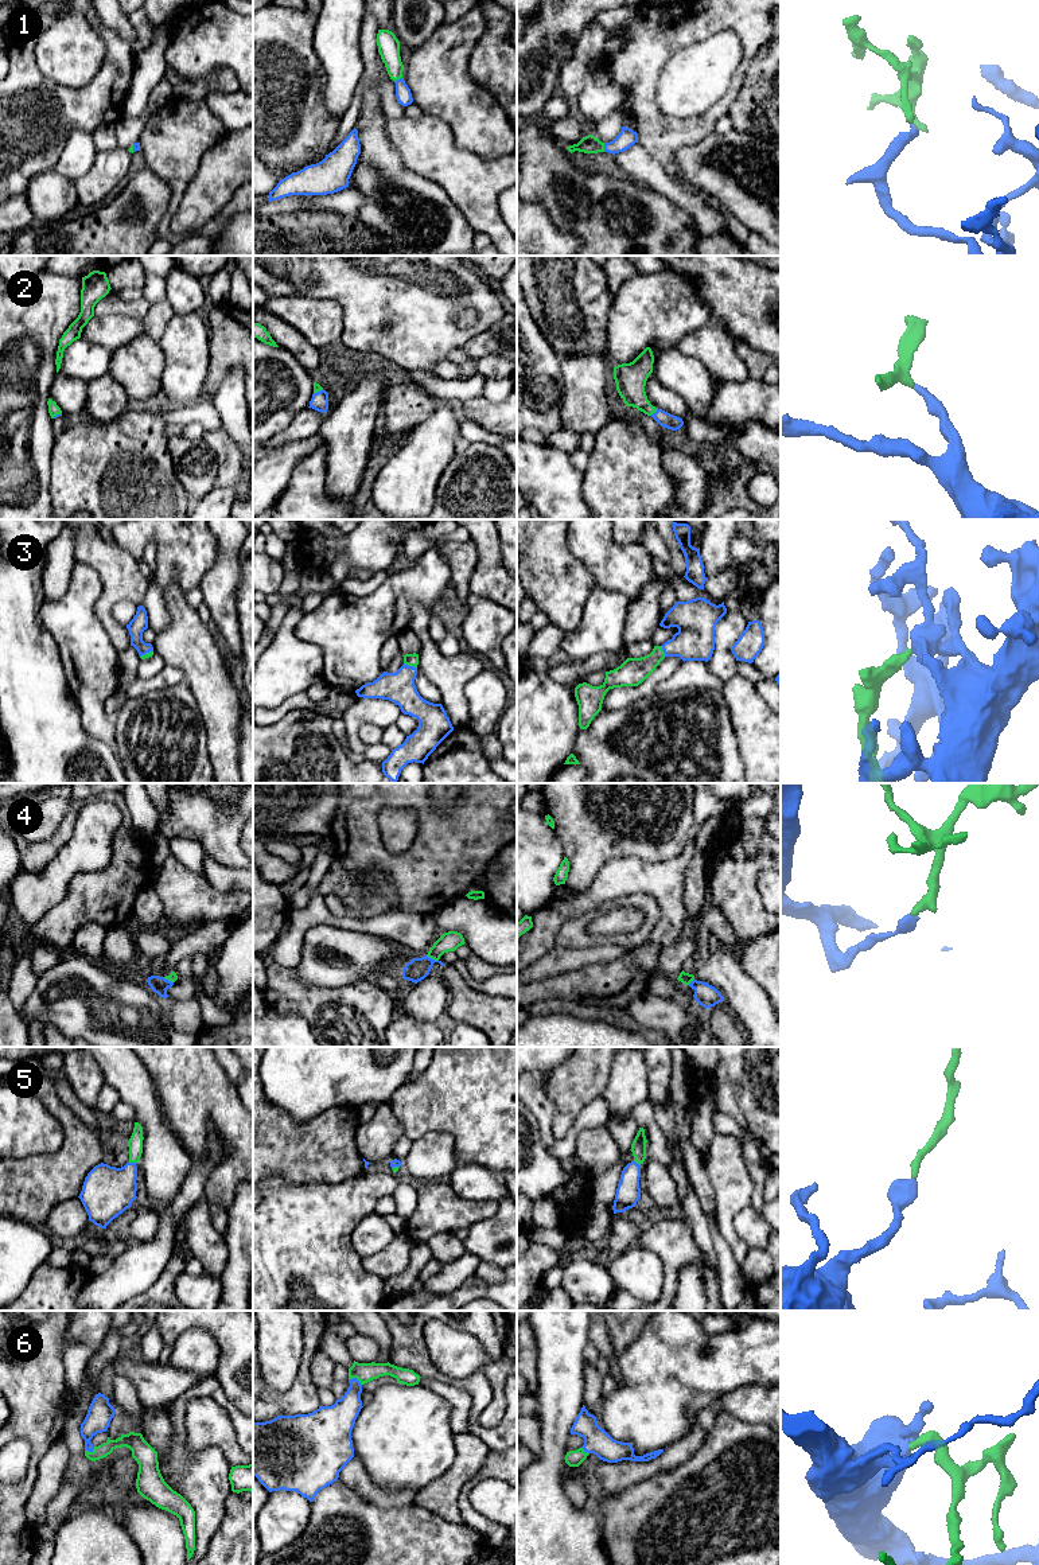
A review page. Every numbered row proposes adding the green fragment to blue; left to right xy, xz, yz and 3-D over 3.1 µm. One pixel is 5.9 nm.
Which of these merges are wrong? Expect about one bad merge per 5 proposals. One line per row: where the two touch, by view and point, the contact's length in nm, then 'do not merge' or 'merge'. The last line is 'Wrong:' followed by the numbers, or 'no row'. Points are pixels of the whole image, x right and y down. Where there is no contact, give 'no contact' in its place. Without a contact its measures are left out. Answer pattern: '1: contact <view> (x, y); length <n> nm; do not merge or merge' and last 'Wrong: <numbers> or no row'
1: contact yz (604, 147); length 60 nm; merge
2: contact yz (653, 413); length 60 nm; merge
3: contact xz (411, 666); length 90 nm; merge
4: contact xz (431, 958); length 90 nm; do not merge
5: contact xy (132, 1163); length 40 nm; merge
6: contact xz (355, 1378); length 90 nm; merge
Wrong: 4

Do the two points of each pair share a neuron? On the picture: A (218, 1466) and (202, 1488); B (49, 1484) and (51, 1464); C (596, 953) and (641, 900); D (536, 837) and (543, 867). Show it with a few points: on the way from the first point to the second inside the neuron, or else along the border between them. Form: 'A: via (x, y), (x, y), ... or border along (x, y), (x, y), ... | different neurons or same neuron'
A: via (213, 1471), (203, 1483) | same neuron
B: via (50, 1479), (51, 1470) | same neuron
C: border along (572, 948), (619, 945), (631, 950) | different neurons
D: via (536, 844), (536, 860) | same neuron

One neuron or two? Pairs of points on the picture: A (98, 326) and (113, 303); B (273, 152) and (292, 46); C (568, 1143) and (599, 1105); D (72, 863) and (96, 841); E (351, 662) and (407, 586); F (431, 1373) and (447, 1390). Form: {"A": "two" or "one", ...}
{"A": "two", "B": "one", "C": "one", "D": "one", "E": "one", "F": "two"}

